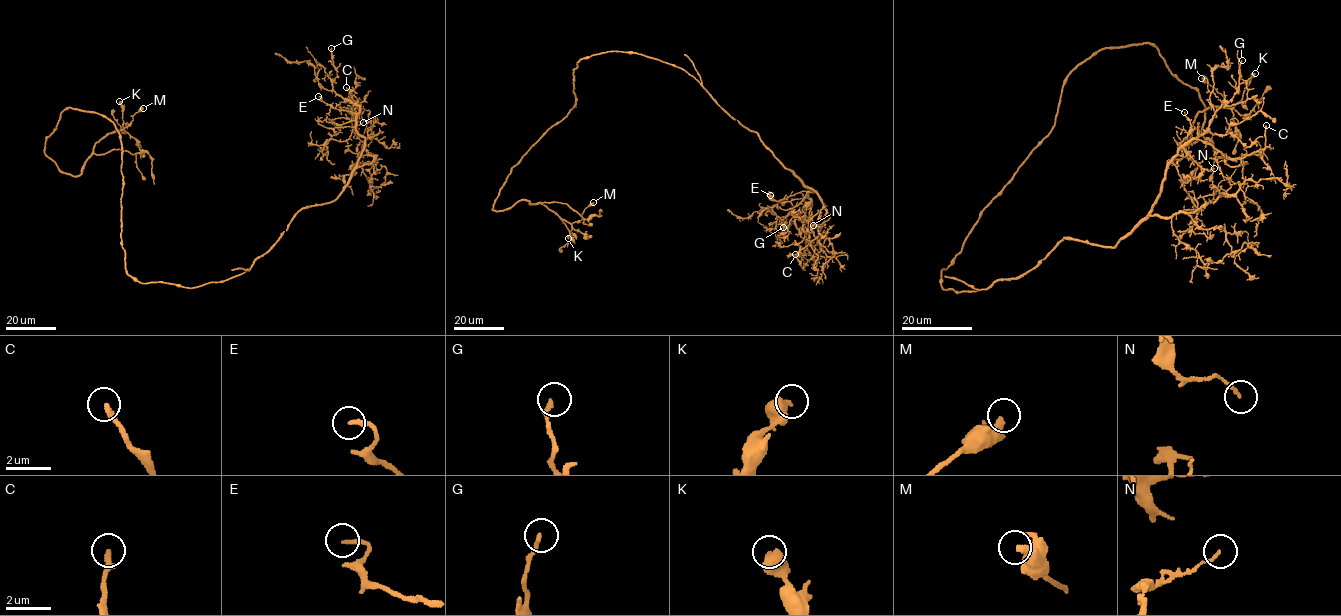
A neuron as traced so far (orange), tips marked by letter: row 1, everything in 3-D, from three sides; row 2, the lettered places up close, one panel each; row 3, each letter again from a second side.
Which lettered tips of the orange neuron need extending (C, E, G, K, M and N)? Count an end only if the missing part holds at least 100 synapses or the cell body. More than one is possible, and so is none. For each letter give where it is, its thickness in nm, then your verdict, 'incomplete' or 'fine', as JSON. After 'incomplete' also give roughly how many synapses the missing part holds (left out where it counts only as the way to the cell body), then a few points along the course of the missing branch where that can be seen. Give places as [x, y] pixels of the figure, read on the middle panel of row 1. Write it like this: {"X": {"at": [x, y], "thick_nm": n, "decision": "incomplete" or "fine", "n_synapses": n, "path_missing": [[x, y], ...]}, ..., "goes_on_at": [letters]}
{"C": {"at": [795, 254], "thick_nm": 280, "decision": "fine"}, "E": {"at": [770, 195], "thick_nm": 190, "decision": "fine"}, "G": {"at": [783, 227], "thick_nm": 180, "decision": "fine"}, "K": {"at": [568, 238], "thick_nm": 600, "decision": "fine"}, "M": {"at": [593, 202], "thick_nm": 400, "decision": "fine"}, "N": {"at": [813, 225], "thick_nm": 130, "decision": "fine"}, "goes_on_at": []}

